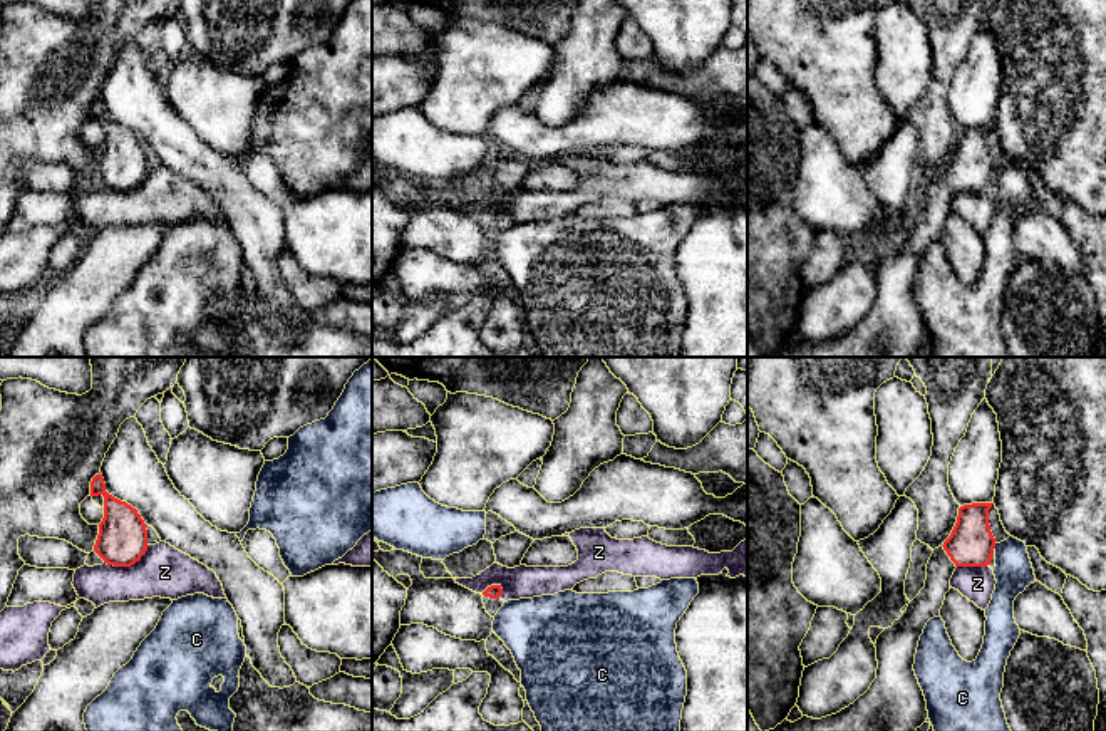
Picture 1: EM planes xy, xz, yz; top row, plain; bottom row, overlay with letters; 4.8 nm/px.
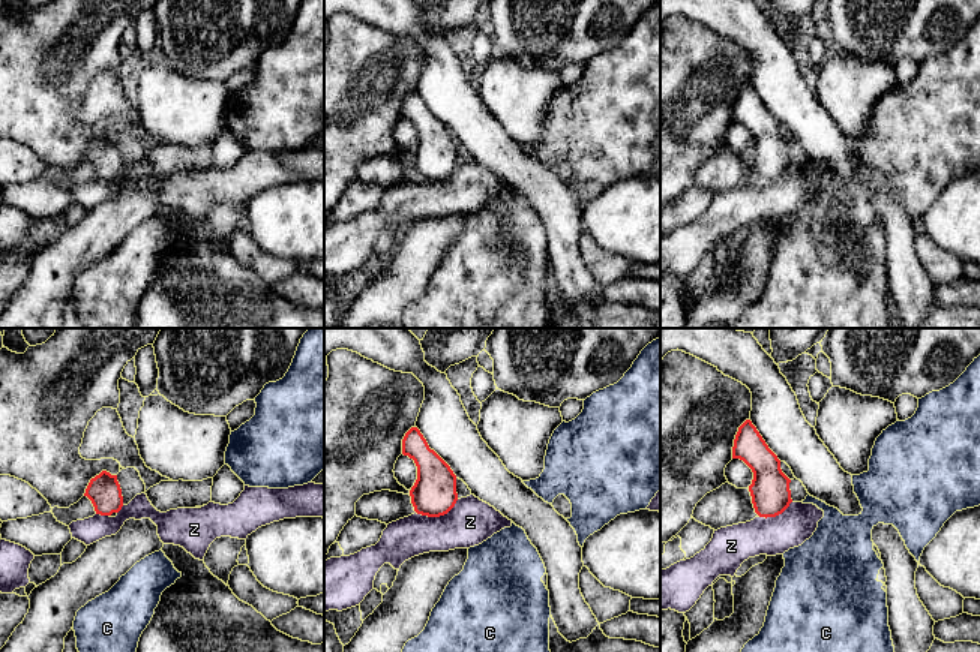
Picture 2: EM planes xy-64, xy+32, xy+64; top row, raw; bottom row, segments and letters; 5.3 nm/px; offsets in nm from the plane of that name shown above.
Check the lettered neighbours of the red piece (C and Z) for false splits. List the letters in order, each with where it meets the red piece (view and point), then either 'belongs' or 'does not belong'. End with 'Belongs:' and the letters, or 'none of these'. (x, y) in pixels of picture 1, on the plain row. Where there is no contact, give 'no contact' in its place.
C: yz (994, 170) | does not belong
Z: xy (128, 190) | does not belong
Belongs: none of these

